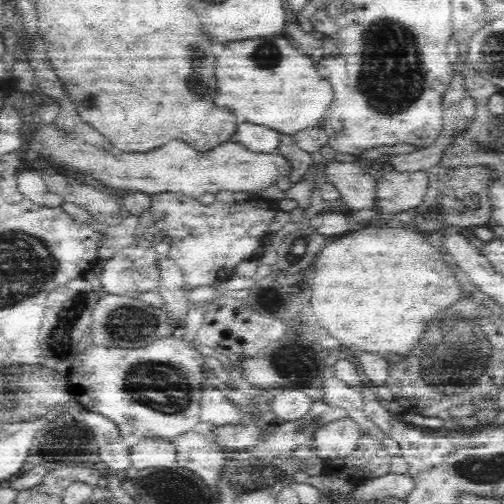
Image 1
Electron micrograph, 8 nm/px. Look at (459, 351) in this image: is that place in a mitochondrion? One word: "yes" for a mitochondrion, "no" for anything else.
yes

